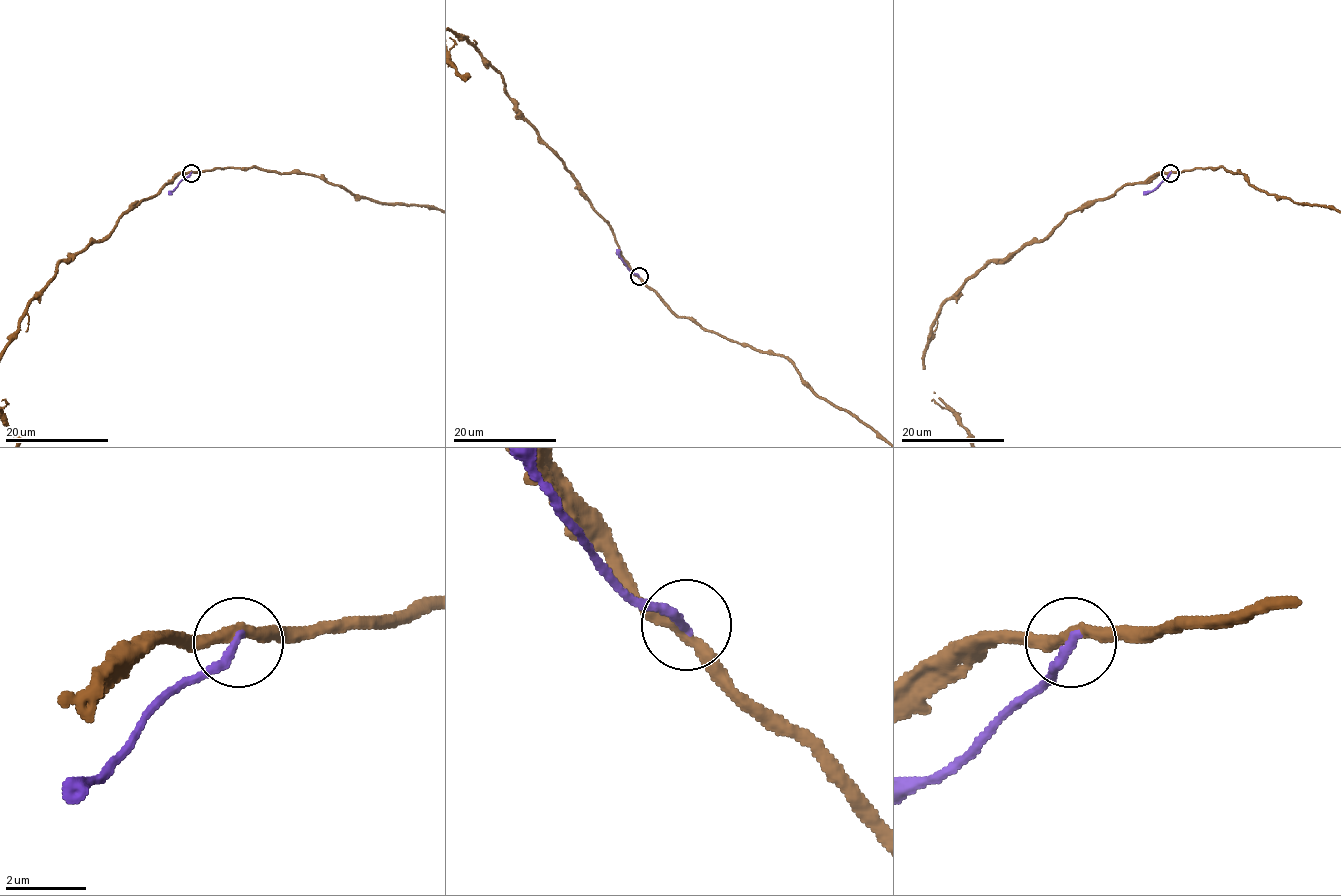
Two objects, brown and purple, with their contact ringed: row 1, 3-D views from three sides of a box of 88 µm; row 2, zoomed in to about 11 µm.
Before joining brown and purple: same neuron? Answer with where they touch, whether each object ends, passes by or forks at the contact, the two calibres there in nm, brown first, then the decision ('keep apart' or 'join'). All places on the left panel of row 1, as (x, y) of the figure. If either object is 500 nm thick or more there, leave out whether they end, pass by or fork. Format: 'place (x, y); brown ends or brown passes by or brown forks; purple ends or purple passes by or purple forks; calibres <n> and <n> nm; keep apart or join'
place (191, 173); brown passes by; purple ends; calibres 280 and 240 nm; keep apart

